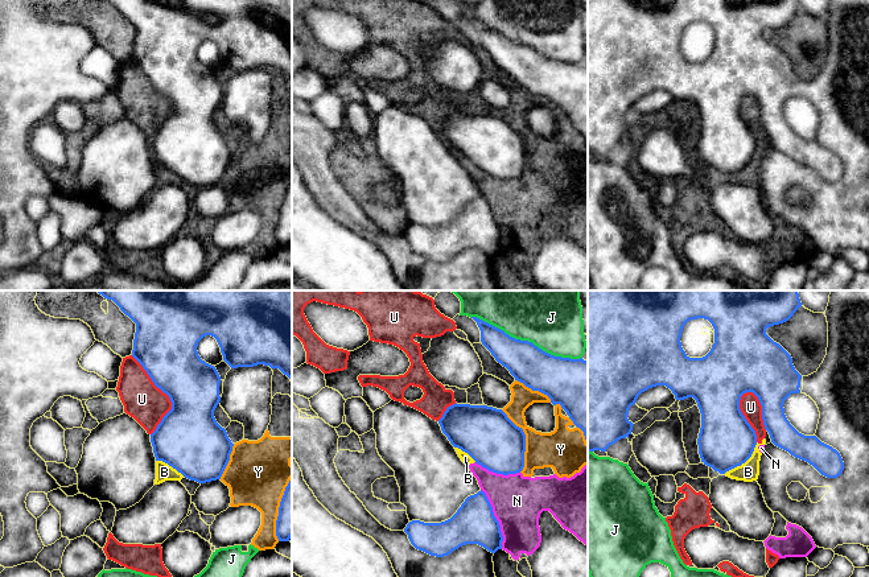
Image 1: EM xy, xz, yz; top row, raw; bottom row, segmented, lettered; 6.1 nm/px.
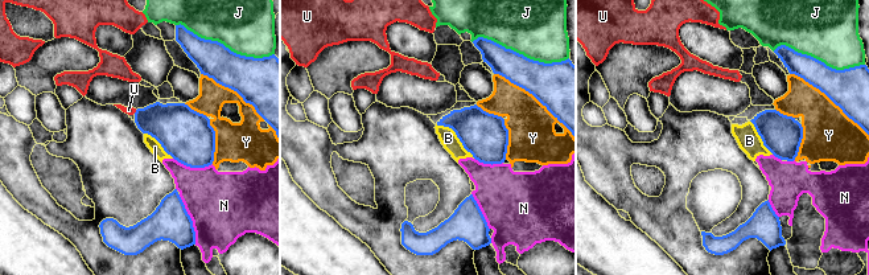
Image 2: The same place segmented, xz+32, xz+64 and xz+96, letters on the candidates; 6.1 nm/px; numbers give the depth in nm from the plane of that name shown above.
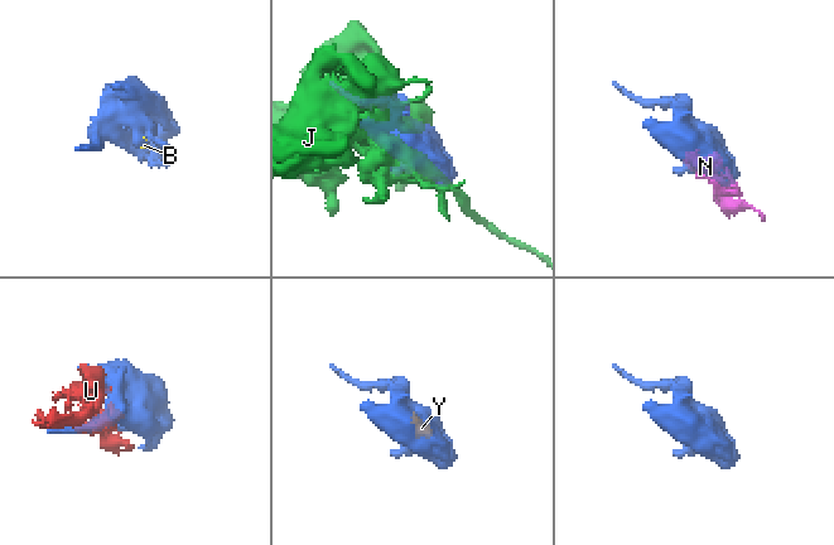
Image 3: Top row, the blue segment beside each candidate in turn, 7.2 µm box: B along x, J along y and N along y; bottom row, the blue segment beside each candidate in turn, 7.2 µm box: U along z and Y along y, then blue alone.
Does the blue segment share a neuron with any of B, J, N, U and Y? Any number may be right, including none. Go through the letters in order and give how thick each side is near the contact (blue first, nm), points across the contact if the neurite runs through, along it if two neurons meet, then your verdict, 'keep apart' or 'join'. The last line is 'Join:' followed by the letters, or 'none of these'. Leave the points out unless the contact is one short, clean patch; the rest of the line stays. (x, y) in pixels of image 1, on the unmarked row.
B: 340 nm thick on the blue side, 120 nm on the other; border along yz (757, 147), (753, 157), (744, 167), (724, 178); keep apart
J: 240 nm thick on the blue side, 340 nm on the other; keep apart
N: 260 nm thick on the blue side, 320 nm on the other; keep apart
U: 340 nm thick on the blue side, 130 nm on the other; keep apart
Y: 320 nm thick on the blue side, 260 nm on the other; keep apart
Join: none of these

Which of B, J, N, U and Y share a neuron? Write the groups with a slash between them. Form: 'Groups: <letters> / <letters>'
Groups: B N U Y / J

